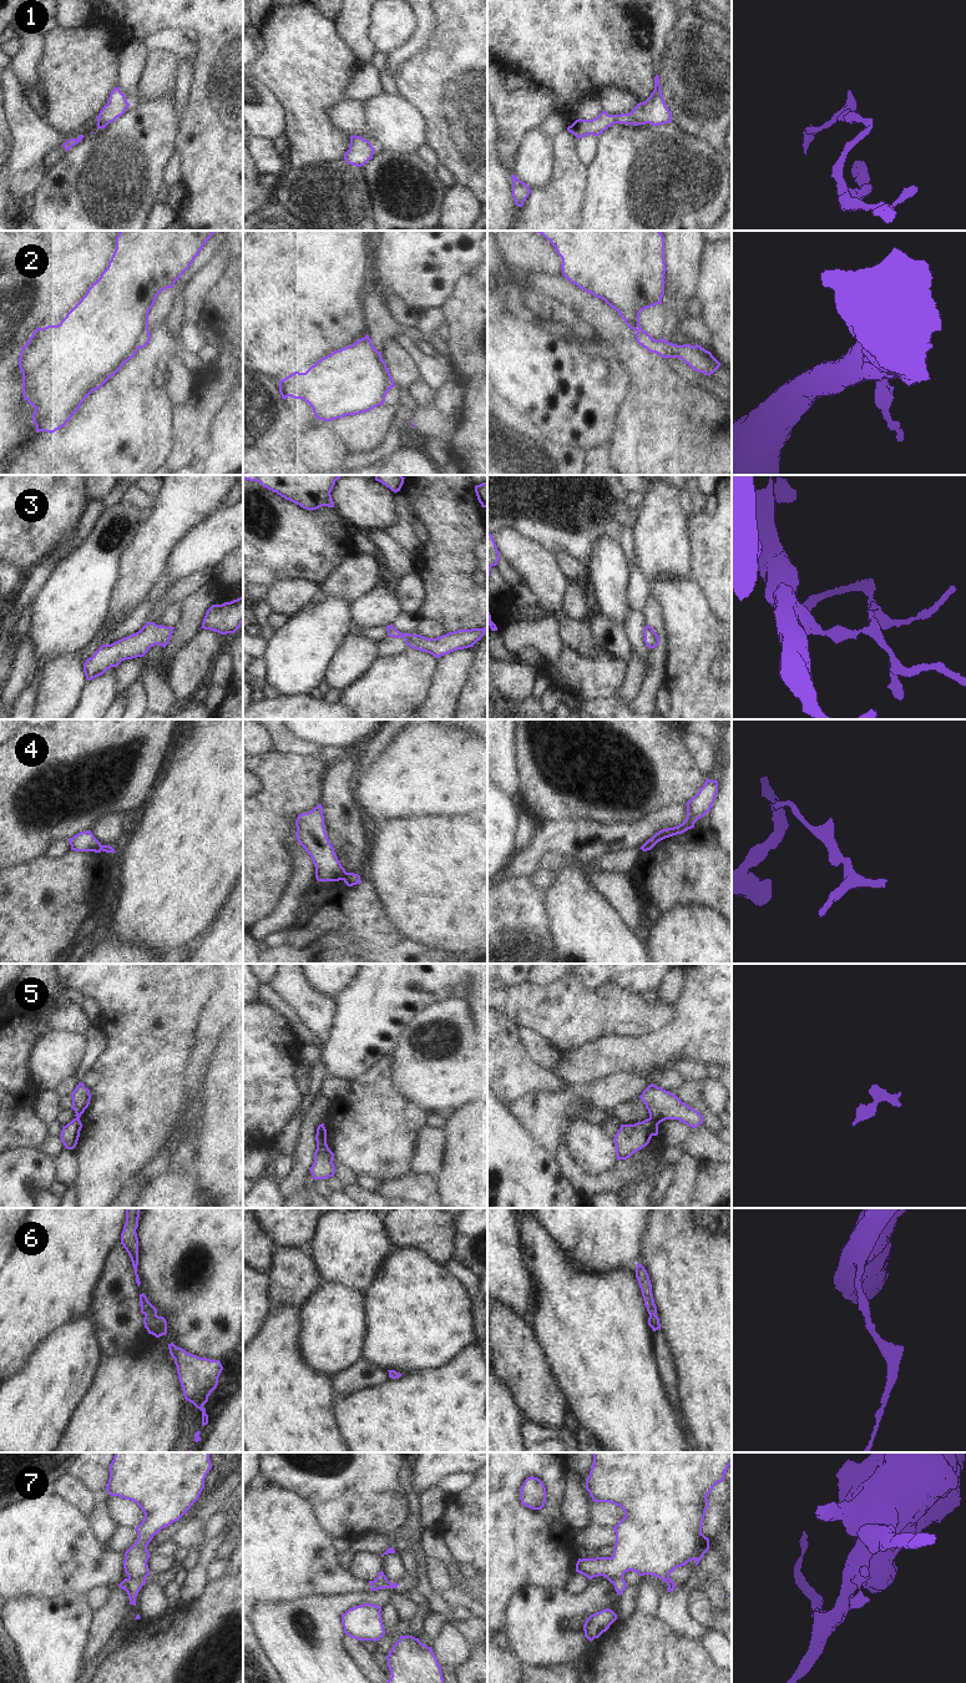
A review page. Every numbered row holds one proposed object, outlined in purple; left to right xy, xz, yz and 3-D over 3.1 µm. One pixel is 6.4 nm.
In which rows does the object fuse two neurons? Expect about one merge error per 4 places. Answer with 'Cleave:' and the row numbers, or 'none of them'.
Cleave: 2, 4, 5, 7

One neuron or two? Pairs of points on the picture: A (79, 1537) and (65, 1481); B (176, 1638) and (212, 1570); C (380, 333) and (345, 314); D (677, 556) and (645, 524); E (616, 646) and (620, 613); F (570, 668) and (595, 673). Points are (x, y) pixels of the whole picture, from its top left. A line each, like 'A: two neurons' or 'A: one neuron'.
A: two neurons
B: two neurons
C: two neurons
D: one neuron
E: two neurons
F: one neuron

